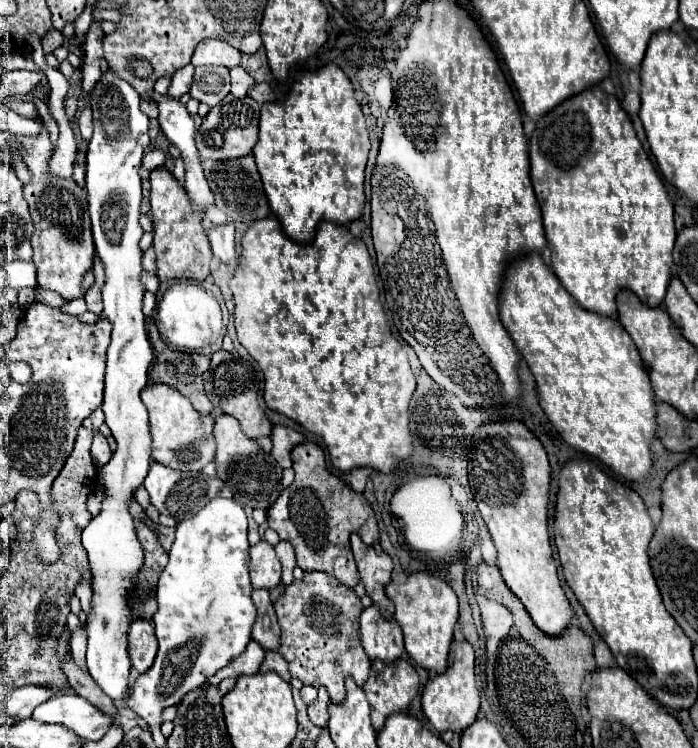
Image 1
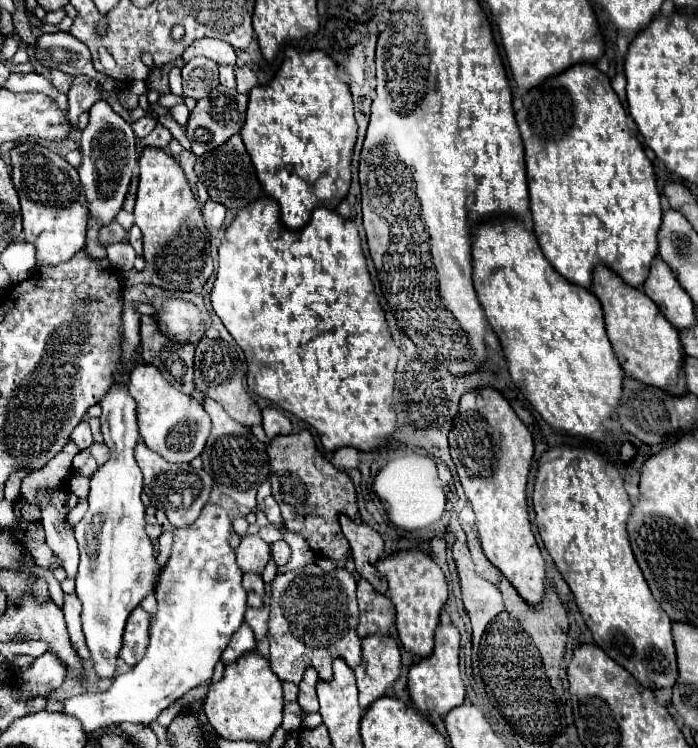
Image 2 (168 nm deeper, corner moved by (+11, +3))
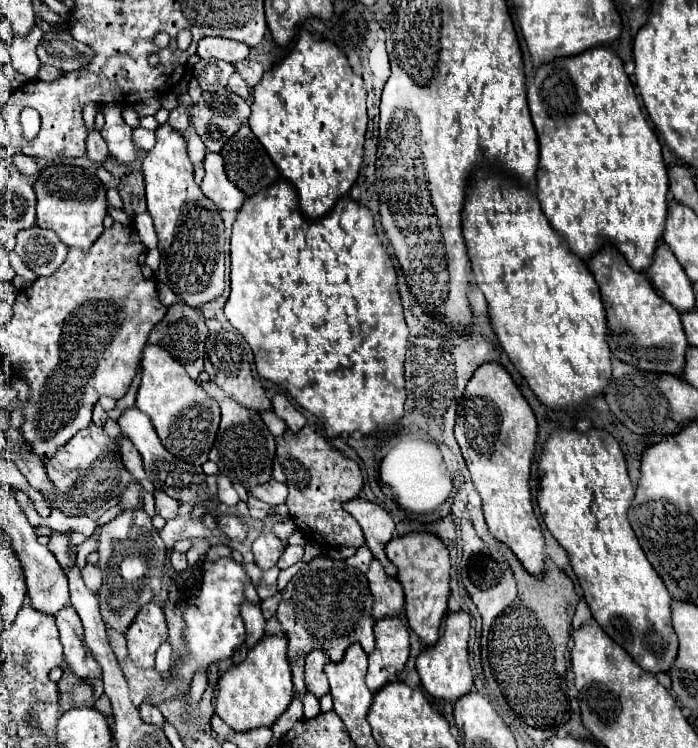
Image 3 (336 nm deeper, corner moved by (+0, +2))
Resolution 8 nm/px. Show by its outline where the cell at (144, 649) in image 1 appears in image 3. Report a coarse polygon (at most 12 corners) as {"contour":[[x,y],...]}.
{"contour":[[145,604],[127,628],[129,656],[153,668],[167,640],[163,608]]}

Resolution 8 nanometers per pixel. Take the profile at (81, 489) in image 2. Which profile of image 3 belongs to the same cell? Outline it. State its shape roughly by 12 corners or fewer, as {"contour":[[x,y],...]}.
{"contour":[[95,533],[78,546],[76,563],[83,571],[86,557],[96,550]]}

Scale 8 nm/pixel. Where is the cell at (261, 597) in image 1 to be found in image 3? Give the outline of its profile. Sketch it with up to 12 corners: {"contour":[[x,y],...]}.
{"contour":[[245,564],[261,600],[277,592],[277,566],[263,570]]}

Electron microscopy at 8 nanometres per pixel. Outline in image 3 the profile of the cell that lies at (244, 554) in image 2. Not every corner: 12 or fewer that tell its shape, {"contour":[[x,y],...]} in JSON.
{"contour":[[271,532],[253,542],[255,564],[277,564],[285,544]]}

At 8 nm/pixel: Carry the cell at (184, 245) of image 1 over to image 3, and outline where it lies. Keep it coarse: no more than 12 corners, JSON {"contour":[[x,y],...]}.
{"contour":[[181,132],[143,160],[157,282],[201,306],[225,288],[221,214]]}

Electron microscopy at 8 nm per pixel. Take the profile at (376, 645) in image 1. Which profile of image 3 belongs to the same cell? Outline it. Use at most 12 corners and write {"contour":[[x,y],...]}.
{"contour":[[375,558],[367,578],[373,618],[397,616],[405,606],[397,578],[387,576]]}

